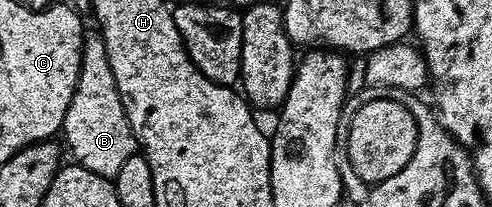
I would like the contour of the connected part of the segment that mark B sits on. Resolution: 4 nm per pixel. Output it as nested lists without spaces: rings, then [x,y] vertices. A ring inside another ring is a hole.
[[[87,32],[82,38],[82,62],[80,63],[80,75],[76,83],[76,91],[72,95],[72,103],[68,103],[66,118],[62,124],[61,132],[66,133],[65,148],[68,150],[77,164],[83,165],[88,171],[92,171],[101,177],[112,179],[128,163],[128,159],[135,156],[139,148],[138,138],[134,136],[130,120],[126,118],[126,109],[122,106],[122,97],[116,87],[116,79],[112,75],[112,63],[108,63],[108,47],[104,43],[101,32]]]

